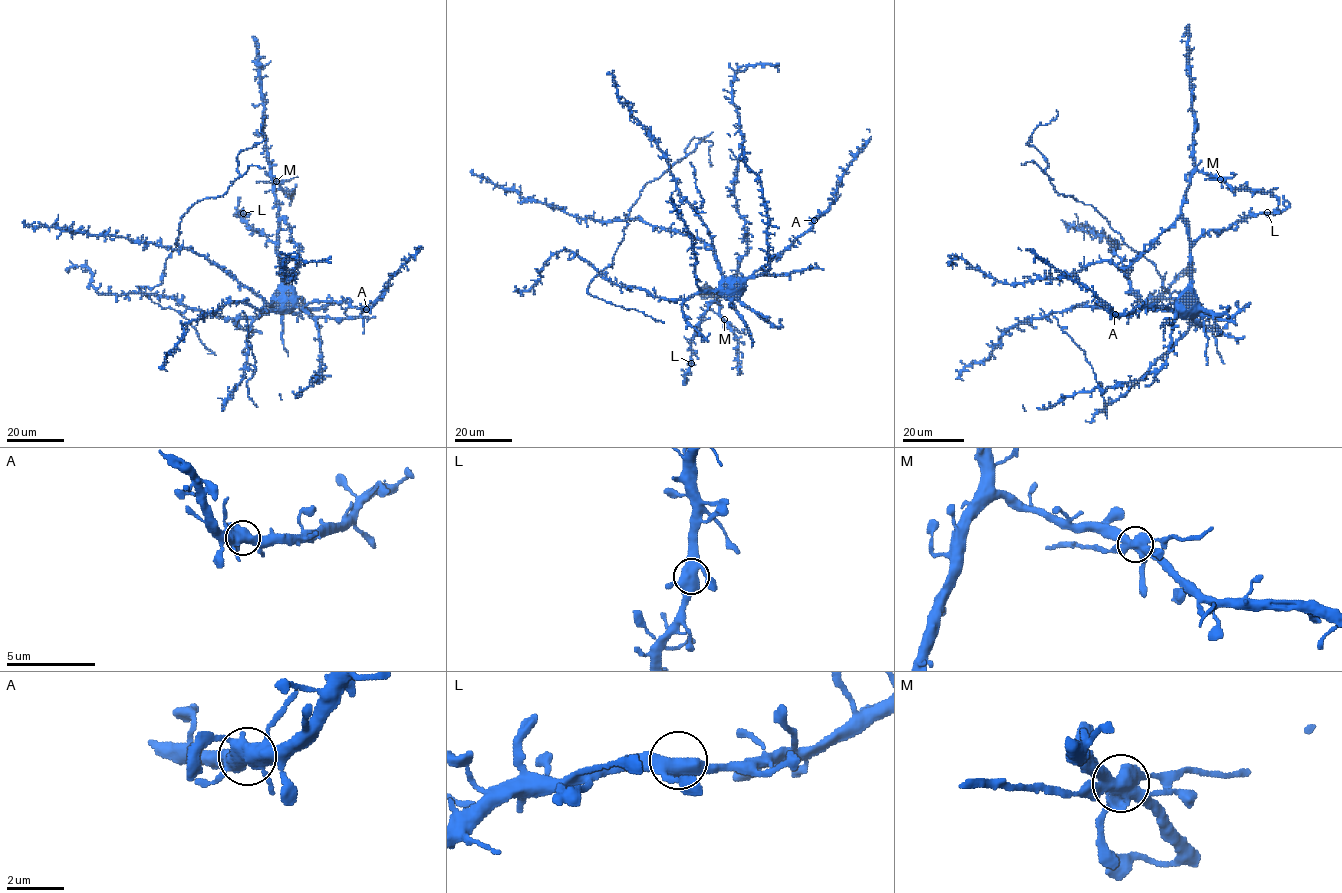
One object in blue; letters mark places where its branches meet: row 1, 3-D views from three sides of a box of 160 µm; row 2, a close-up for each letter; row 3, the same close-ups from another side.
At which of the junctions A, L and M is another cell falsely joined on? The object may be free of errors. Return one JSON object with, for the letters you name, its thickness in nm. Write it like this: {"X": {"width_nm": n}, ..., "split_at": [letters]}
{"M": {"width_nm": 500}, "split_at": ["M"]}

